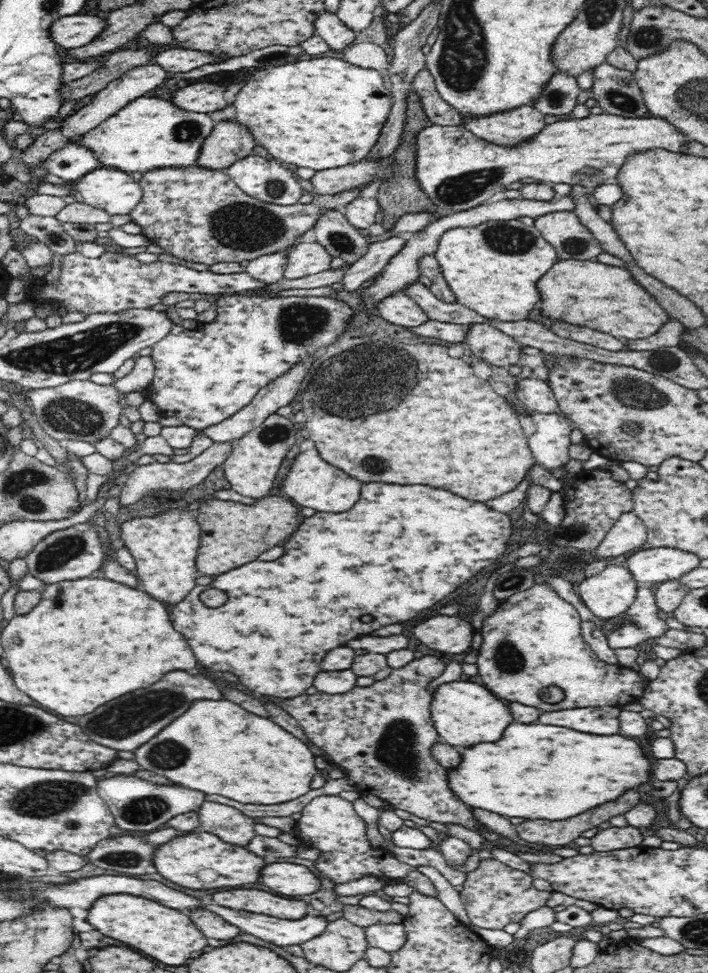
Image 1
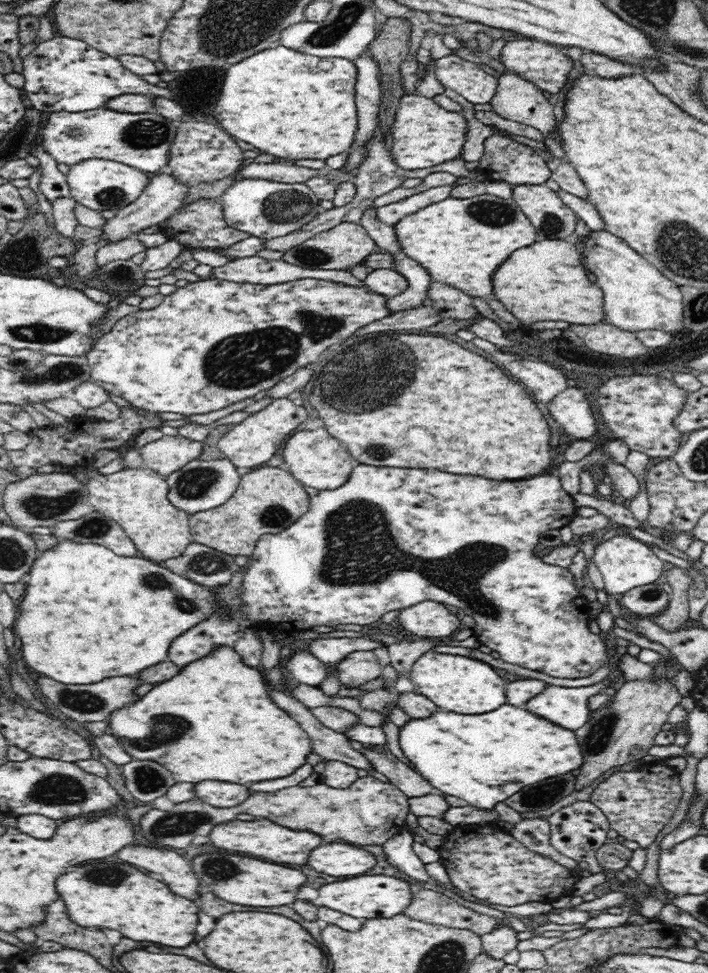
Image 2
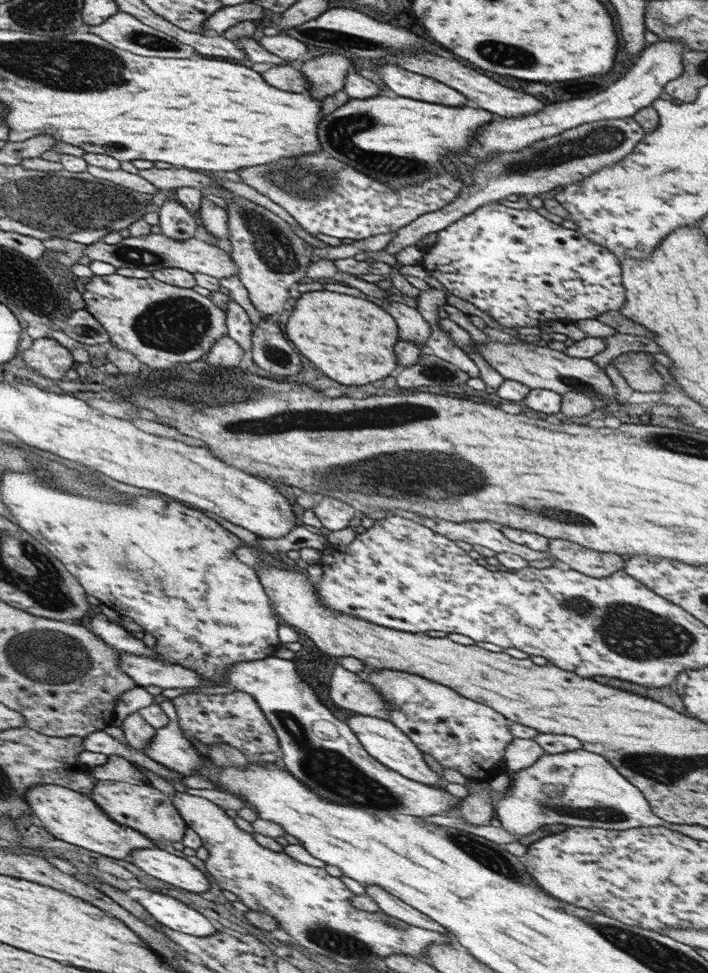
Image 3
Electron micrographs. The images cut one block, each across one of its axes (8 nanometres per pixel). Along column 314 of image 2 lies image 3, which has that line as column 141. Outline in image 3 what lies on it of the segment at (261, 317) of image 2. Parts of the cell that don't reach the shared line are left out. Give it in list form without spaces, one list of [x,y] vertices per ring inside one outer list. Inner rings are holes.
[[[117,273],[105,276],[93,275],[81,294],[85,301],[83,309],[89,312],[107,332],[109,336],[107,342],[123,352],[133,354],[139,363],[146,365],[153,372],[169,370],[175,364],[203,360],[211,345],[221,336],[227,336],[225,313],[213,305],[209,296],[199,295],[193,289],[165,284],[152,276],[141,279],[127,278]]]

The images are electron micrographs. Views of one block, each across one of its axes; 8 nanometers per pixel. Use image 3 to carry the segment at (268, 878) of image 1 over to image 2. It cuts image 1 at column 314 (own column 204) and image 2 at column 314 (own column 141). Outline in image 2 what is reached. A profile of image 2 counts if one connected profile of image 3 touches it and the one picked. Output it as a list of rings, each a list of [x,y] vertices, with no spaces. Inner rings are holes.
[[[332,842],[312,850],[306,865],[317,873],[348,879],[365,875],[376,865],[376,861],[371,853],[360,850],[360,847]]]

